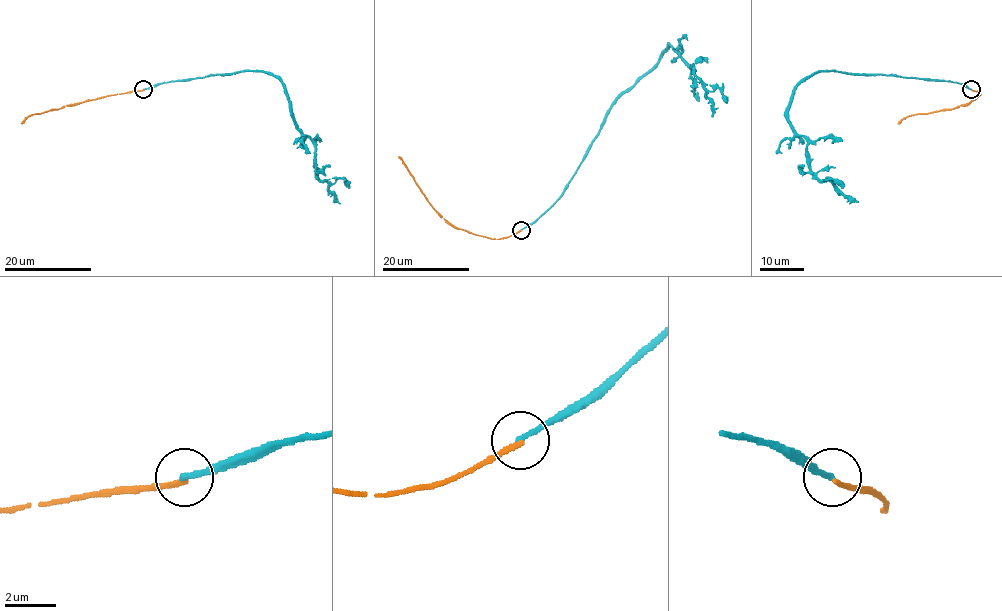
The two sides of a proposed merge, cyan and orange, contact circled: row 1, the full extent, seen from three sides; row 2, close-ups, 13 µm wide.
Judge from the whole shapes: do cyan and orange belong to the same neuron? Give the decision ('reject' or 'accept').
reject

